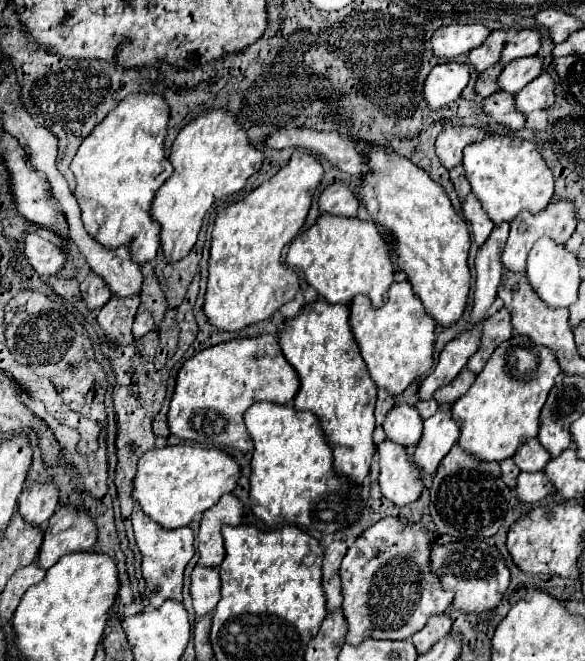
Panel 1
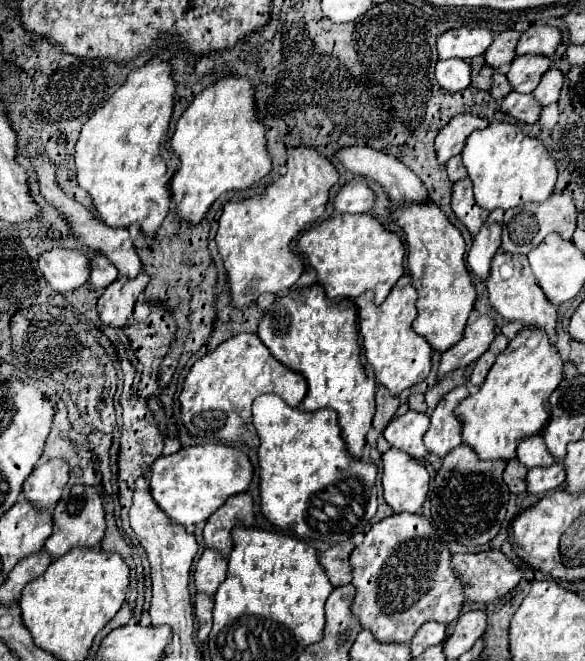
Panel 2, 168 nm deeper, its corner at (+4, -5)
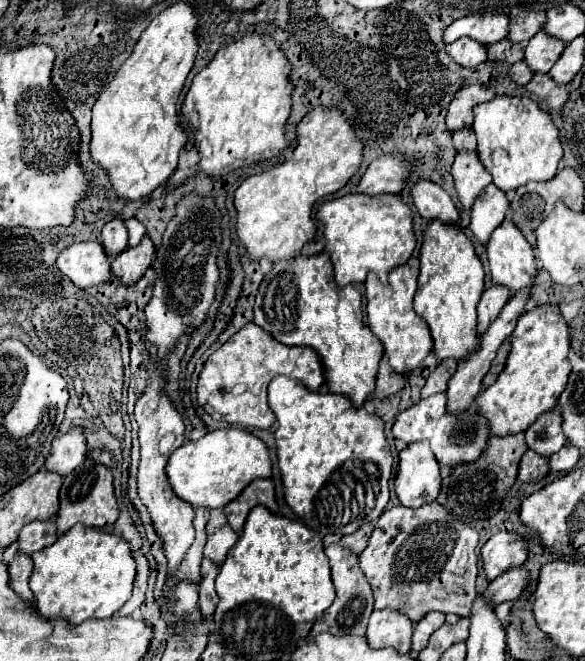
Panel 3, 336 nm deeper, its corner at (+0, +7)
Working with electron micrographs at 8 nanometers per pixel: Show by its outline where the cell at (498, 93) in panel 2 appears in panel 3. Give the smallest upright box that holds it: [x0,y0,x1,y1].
[509,62,533,86]

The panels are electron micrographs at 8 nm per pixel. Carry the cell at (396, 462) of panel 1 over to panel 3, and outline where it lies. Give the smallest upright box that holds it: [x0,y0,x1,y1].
[395,442,441,508]

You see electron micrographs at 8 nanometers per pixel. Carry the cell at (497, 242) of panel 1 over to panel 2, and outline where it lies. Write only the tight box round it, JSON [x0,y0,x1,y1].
[467,208,503,280]

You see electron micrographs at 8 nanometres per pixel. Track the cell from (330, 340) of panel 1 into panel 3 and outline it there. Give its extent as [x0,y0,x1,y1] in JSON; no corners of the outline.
[255,252,383,408]

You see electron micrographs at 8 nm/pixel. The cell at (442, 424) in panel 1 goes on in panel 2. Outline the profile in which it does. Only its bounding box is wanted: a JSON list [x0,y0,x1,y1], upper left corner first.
[425,386,469,456]

